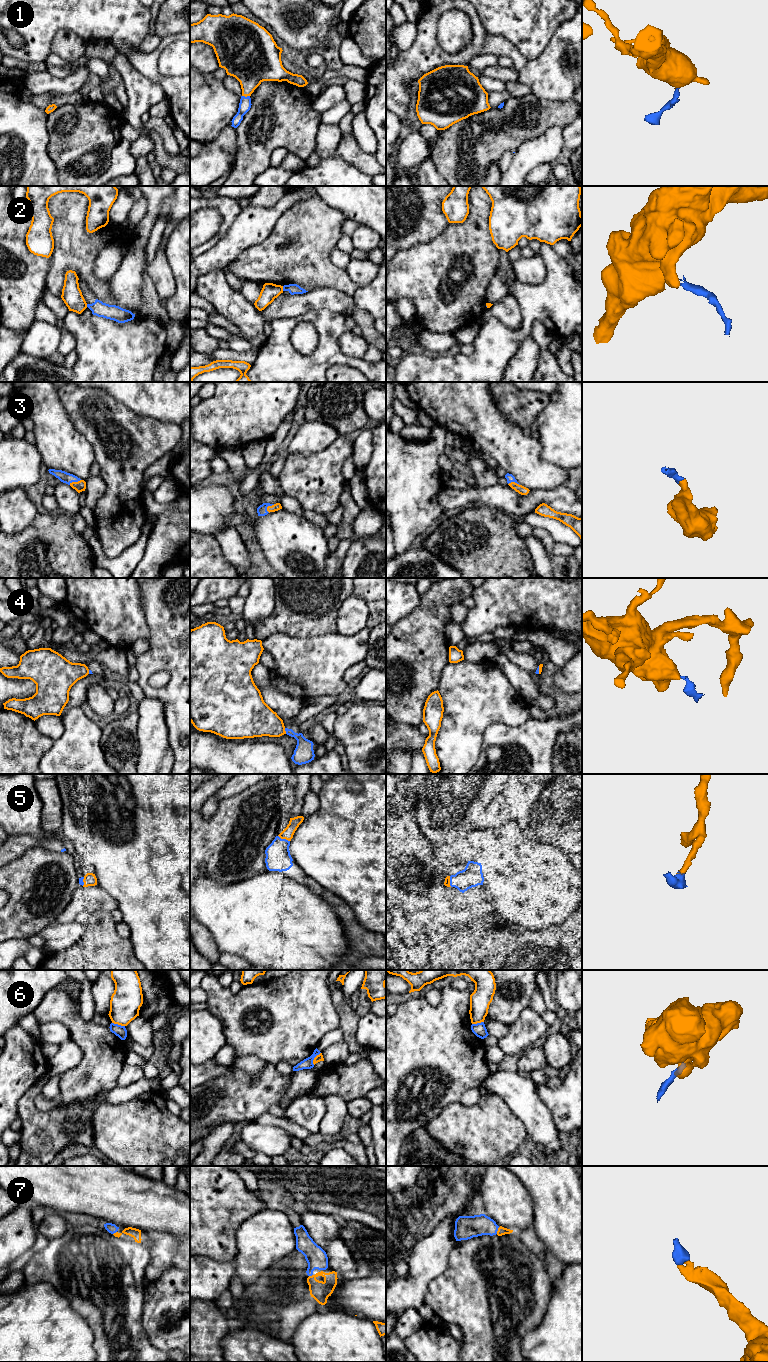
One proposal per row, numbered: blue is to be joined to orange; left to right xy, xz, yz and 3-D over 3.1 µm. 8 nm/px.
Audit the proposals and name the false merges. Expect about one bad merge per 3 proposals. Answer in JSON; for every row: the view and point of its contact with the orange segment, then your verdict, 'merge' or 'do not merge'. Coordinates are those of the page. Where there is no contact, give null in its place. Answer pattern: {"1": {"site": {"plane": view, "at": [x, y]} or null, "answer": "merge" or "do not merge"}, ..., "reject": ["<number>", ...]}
{"1": {"site": {"plane": "xz", "at": [246, 96]}, "answer": "merge"}, "2": {"site": {"plane": "xz", "at": [282, 288]}, "answer": "do not merge"}, "3": {"site": {"plane": "xz", "at": [269, 506]}, "answer": "merge"}, "4": {"site": {"plane": "xz", "at": [285, 731]}, "answer": "do not merge"}, "5": {"site": {"plane": "xz", "at": [284, 838]}, "answer": "merge"}, "6": {"site": {"plane": "xz", "at": [314, 1058]}, "answer": "do not merge"}, "7": {"site": {"plane": "yz", "at": [498, 1230]}, "answer": "merge"}, "reject": ["2", "4", "6"]}

